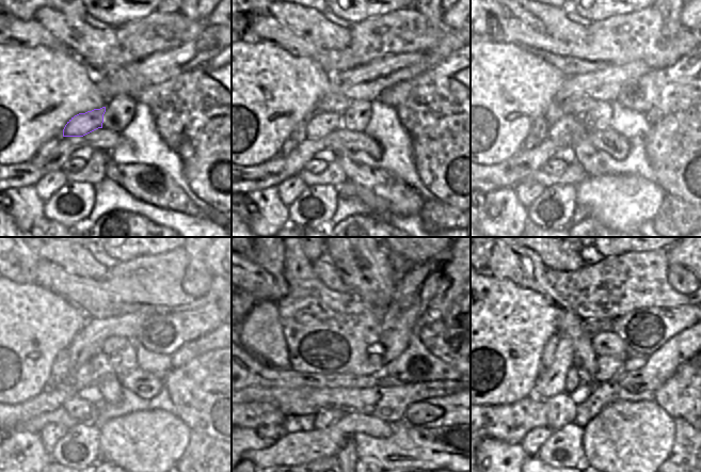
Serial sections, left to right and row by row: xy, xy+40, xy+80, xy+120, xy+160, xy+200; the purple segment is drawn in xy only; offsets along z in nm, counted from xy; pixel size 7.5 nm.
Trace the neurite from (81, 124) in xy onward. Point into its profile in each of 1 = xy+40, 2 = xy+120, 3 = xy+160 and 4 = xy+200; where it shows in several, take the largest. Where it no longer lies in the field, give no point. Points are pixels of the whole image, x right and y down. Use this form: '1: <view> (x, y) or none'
1: xy+40 (318, 125)
2: xy+120 (86, 376)
3: xy+160 (331, 373)
4: xy+200 (573, 380)

